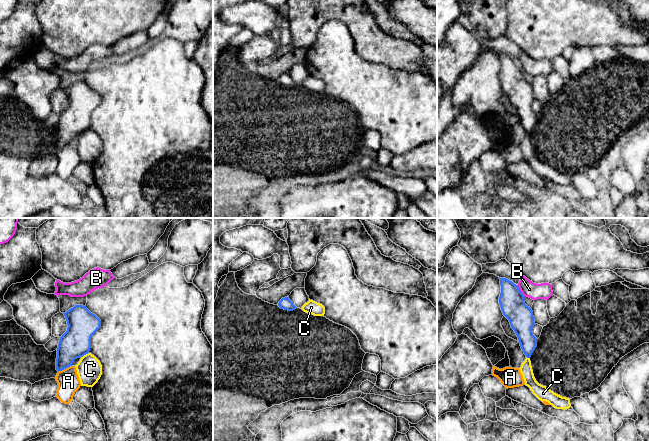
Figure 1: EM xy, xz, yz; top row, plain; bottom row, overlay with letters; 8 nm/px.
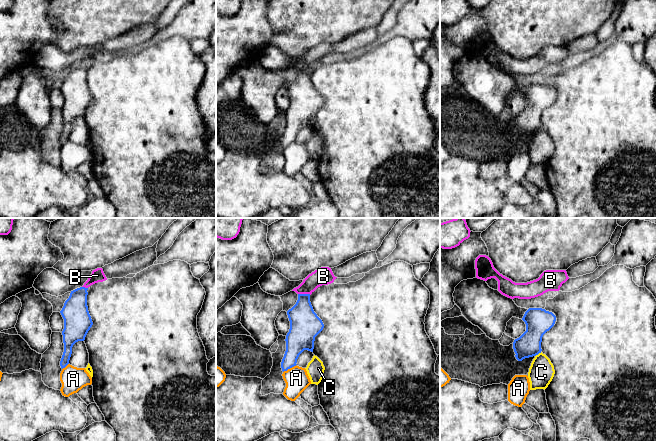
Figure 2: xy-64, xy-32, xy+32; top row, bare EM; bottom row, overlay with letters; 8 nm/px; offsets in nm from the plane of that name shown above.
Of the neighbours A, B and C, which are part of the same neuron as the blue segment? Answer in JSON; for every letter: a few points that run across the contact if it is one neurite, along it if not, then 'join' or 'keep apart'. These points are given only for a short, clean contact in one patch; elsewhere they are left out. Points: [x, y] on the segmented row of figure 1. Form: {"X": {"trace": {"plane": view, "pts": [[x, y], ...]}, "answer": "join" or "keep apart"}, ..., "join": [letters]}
{"A": {"trace": {"plane": "xy", "pts": [[71, 365], [58, 372]]}, "answer": "keep apart"}, "B": {"trace": {"plane": "yz", "pts": [[516, 285], [524, 296]]}, "answer": "keep apart"}, "C": {"trace": {"plane": "xy", "pts": [[88, 352], [81, 357]]}, "answer": "keep apart"}, "join": []}

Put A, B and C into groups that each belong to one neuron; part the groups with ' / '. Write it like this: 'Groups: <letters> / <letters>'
Groups: A / B / C

